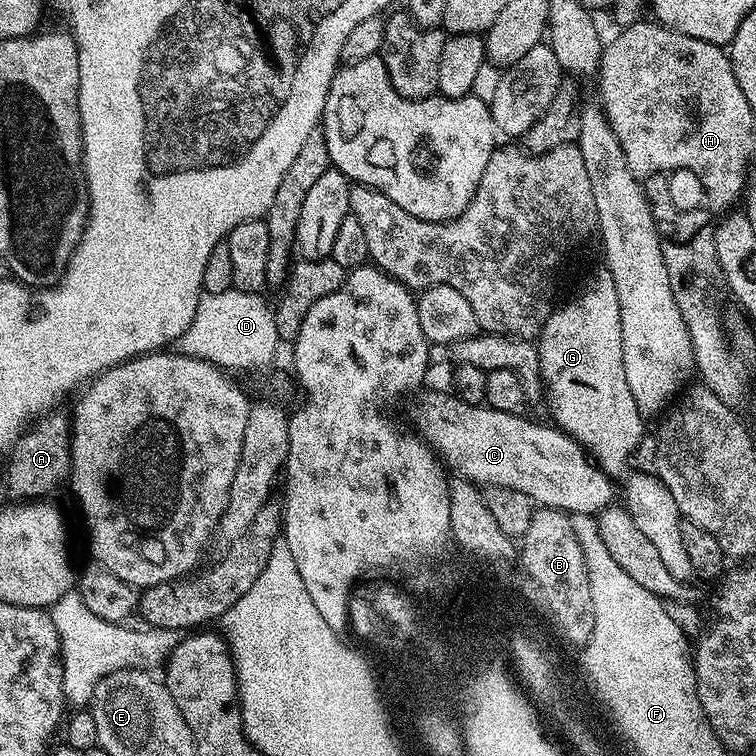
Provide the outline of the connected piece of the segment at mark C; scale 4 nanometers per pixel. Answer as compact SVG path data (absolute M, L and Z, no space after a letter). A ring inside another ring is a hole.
M428 392L416 404L412 412L412 420L416 423L415 431L425 444L440 457L449 469L464 475L465 481L477 486L492 488L509 488L526 494L533 505L556 508L578 516L595 517L613 503L618 496L618 488L613 477L605 474L600 465L581 448L580 443L572 436L567 436L559 428L548 424L535 424L527 420L527 415L506 414L502 410L494 410L479 404L462 402L454 394L444 392Z

